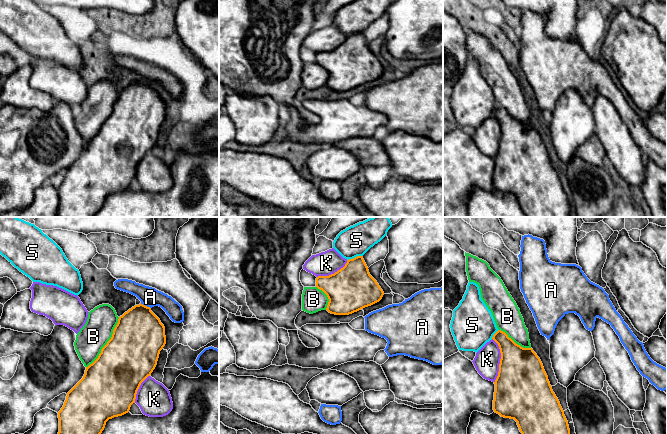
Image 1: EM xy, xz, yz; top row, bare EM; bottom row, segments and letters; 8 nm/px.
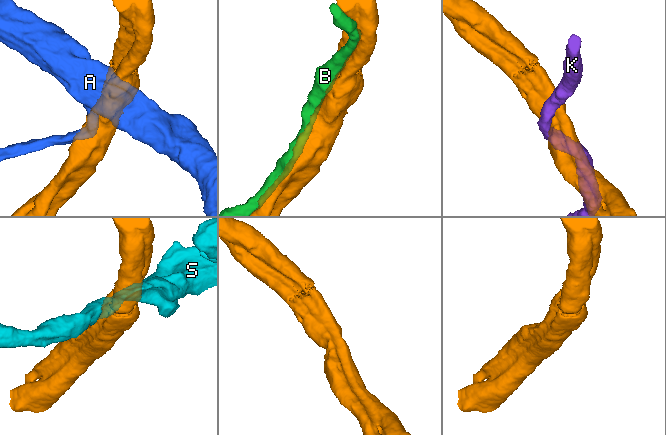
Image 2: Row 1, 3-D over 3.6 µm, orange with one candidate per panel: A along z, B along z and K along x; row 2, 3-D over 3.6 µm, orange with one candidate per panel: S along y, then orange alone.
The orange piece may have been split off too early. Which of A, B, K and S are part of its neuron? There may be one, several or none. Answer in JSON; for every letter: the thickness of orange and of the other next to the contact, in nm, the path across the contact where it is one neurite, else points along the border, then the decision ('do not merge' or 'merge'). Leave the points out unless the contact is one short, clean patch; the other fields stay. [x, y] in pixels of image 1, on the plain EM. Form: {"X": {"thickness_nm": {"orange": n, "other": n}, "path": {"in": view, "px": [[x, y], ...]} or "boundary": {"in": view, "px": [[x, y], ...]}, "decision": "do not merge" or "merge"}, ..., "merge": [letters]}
{"A": {"thickness_nm": {"orange": 400, "other": 160}, "decision": "do not merge"}, "B": {"thickness_nm": {"orange": 440, "other": 240}, "decision": "merge"}, "K": {"thickness_nm": {"orange": 400, "other": 200}, "decision": "do not merge"}, "S": {"thickness_nm": {"orange": 360, "other": 240}, "decision": "do not merge"}, "merge": ["B"]}

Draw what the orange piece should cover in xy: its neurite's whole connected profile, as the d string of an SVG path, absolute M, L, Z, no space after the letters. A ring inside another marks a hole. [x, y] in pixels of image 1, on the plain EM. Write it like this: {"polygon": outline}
{"polygon": "M140 79L120 93L109 80L91 86L74 118L86 143L85 150L67 169L58 188L57 217L93 217L102 209L109 195L128 189L141 159L155 145L165 120L165 103L150 83Z"}

